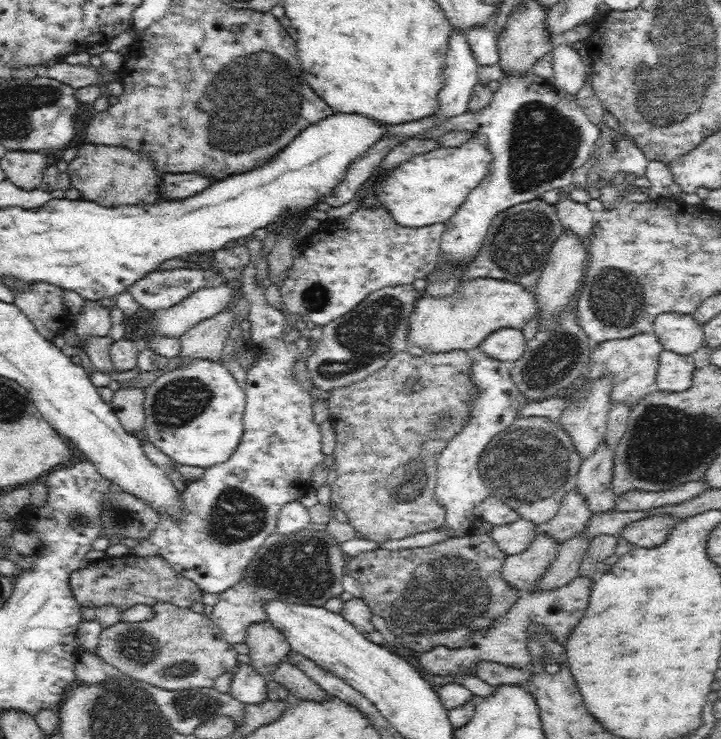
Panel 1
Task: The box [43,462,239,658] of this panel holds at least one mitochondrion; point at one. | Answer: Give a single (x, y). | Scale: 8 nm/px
(124, 517)

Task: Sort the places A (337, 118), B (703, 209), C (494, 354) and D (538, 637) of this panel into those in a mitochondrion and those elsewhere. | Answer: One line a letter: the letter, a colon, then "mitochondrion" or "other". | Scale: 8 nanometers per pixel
A: other
B: other
C: other
D: mitochondrion

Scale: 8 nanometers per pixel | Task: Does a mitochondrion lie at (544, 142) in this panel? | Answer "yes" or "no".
yes

